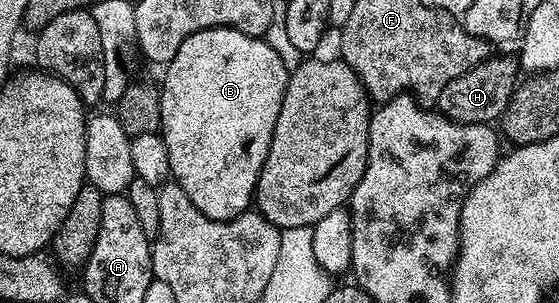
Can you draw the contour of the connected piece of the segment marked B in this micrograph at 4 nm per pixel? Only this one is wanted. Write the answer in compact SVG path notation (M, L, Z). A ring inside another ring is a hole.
M217 26L188 36L174 59L165 63L164 70L166 75L160 81L160 133L168 148L173 181L178 182L180 188L188 192L188 200L212 220L227 222L229 218L247 213L256 198L258 177L272 144L272 132L290 79L286 61L265 37L253 38L236 28Z

